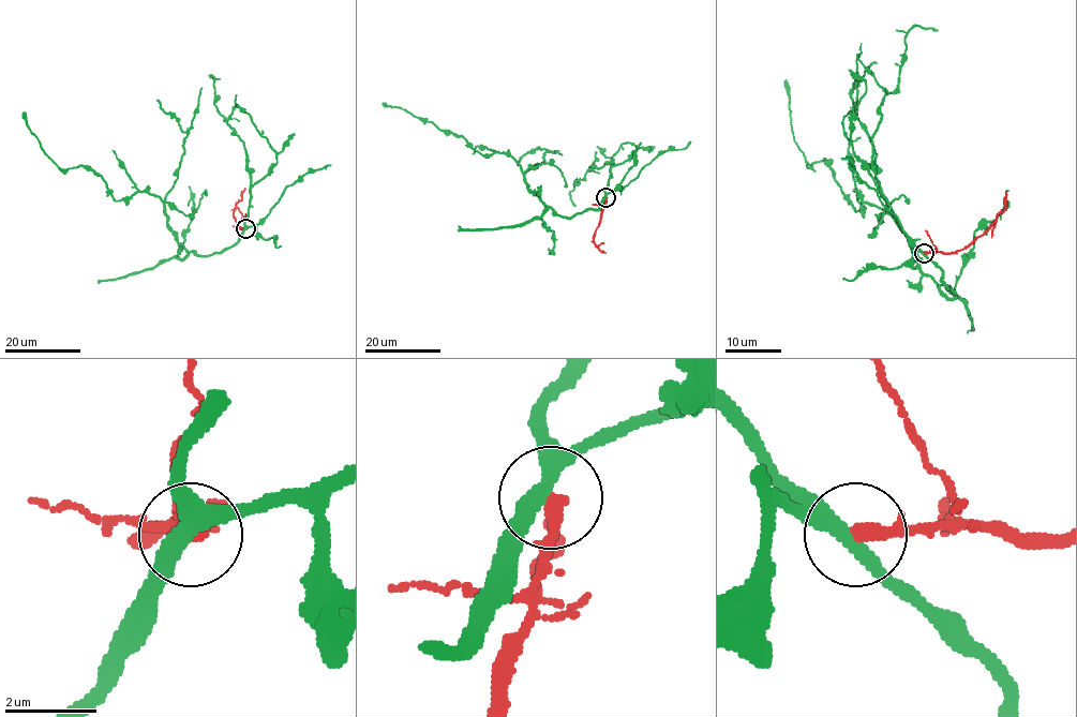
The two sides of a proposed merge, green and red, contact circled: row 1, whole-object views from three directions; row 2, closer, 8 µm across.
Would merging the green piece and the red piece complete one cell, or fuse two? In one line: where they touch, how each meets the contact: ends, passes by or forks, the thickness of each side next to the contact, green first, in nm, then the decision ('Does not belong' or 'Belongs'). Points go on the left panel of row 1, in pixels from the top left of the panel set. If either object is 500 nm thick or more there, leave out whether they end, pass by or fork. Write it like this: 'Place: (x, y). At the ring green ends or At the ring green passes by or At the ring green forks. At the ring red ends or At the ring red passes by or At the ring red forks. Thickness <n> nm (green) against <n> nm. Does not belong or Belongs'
Place: (245, 228). At the ring green passes by. At the ring red ends. Thickness 360 nm (green) against 320 nm. Does not belong

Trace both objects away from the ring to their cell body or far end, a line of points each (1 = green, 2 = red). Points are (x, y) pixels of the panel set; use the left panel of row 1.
1: (245, 228), (220, 252), (188, 251), (162, 200), (145, 191), (116, 200), (92, 170), (61, 169), (24, 111)
2: (245, 228), (241, 227), (234, 215), (244, 188)

